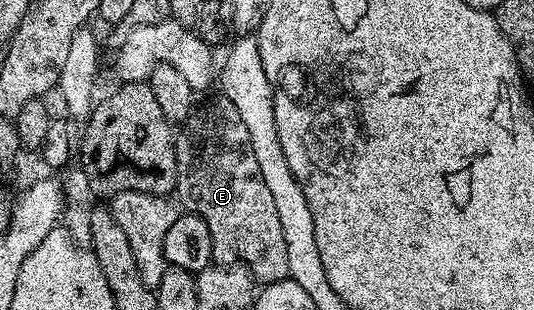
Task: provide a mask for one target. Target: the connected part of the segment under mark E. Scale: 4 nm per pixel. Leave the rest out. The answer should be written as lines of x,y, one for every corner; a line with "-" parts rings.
221,94
218,95
218,100
207,101
205,108
194,107
191,119
187,126
180,129
175,143
180,187
190,187
189,200
197,204
193,205
197,215
205,219
211,230
212,263
217,266
241,265
261,286
290,279
287,266
287,238
283,238
283,225
279,223
275,197
272,196
267,182
263,182
255,150
251,150
251,134
247,134
247,125
243,123
239,110
235,110
235,105

